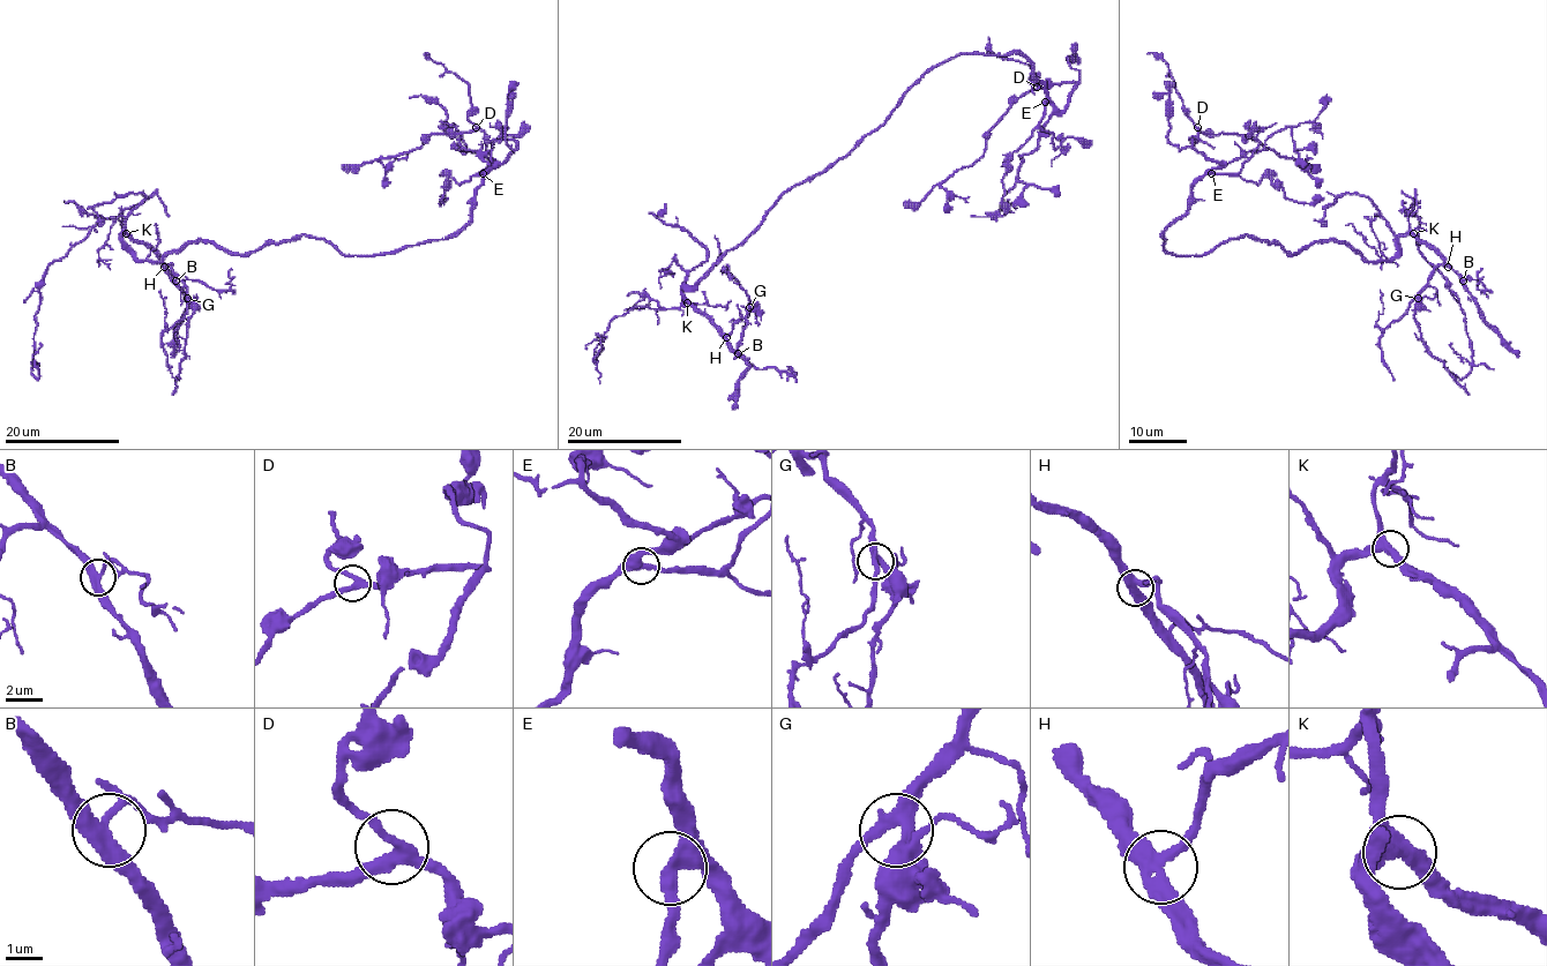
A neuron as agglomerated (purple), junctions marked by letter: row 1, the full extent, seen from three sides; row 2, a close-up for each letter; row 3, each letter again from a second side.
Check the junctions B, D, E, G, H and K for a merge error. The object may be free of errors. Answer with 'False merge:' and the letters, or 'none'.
False merge: none

